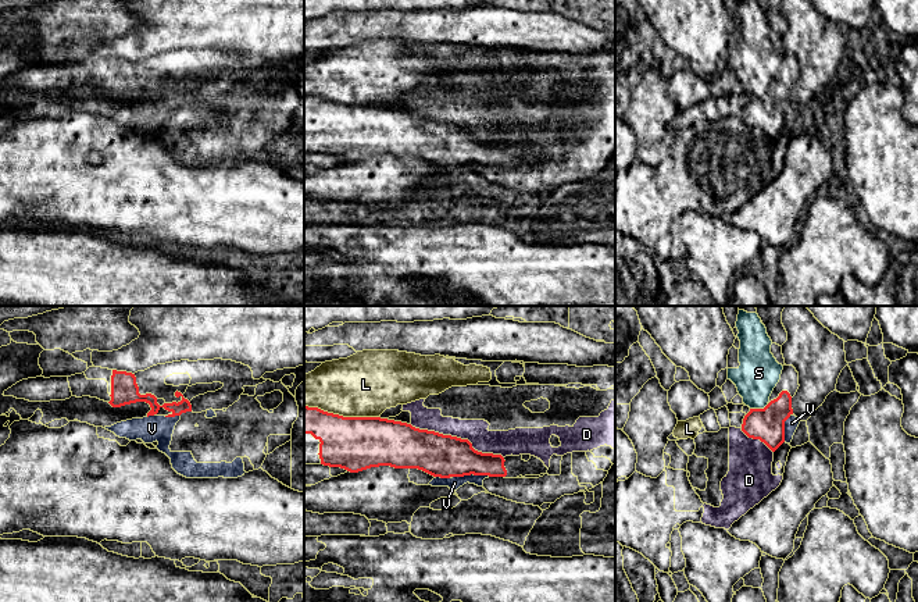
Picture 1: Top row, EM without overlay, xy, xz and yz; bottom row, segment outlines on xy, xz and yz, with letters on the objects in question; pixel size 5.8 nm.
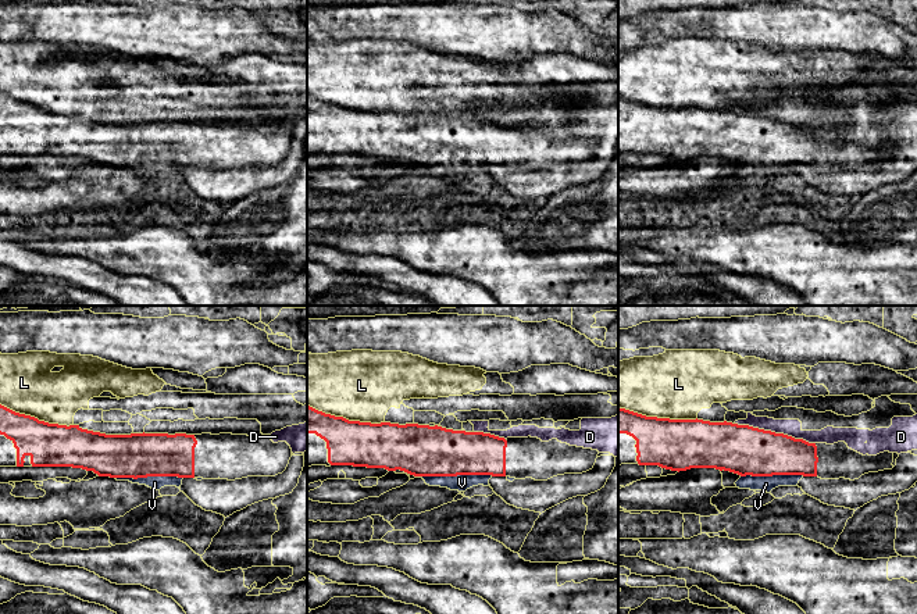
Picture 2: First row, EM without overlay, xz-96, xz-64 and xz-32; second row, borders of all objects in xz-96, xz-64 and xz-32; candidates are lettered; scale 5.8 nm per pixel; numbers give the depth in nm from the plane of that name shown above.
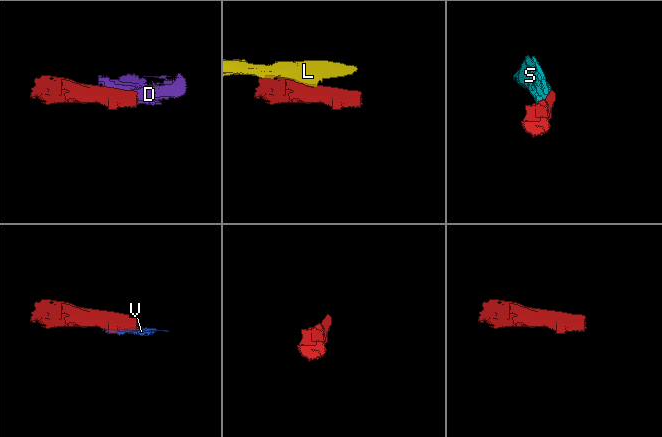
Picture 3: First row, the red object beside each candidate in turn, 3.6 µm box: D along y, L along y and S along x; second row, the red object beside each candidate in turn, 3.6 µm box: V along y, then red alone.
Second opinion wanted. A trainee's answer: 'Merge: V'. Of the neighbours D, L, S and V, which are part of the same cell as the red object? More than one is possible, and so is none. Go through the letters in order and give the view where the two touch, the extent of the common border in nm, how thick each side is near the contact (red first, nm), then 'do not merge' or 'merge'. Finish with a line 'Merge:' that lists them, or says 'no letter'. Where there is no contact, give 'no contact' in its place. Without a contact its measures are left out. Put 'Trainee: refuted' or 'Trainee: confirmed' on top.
Trainee: refuted
D: contact in xz; length 600 nm; calibres 240 and 140 nm; do not merge
L: contact in xz; length 440 nm; calibres 320 and 380 nm; do not merge
S: contact in yz; length 120 nm; calibres 200 and 240 nm; do not merge
V: contact in xz; length 220 nm; calibres 240 and 70 nm; do not merge
Merge: no letter

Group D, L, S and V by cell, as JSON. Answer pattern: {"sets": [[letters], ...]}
{"sets": [["D", "V"], ["L"], ["S"]]}

